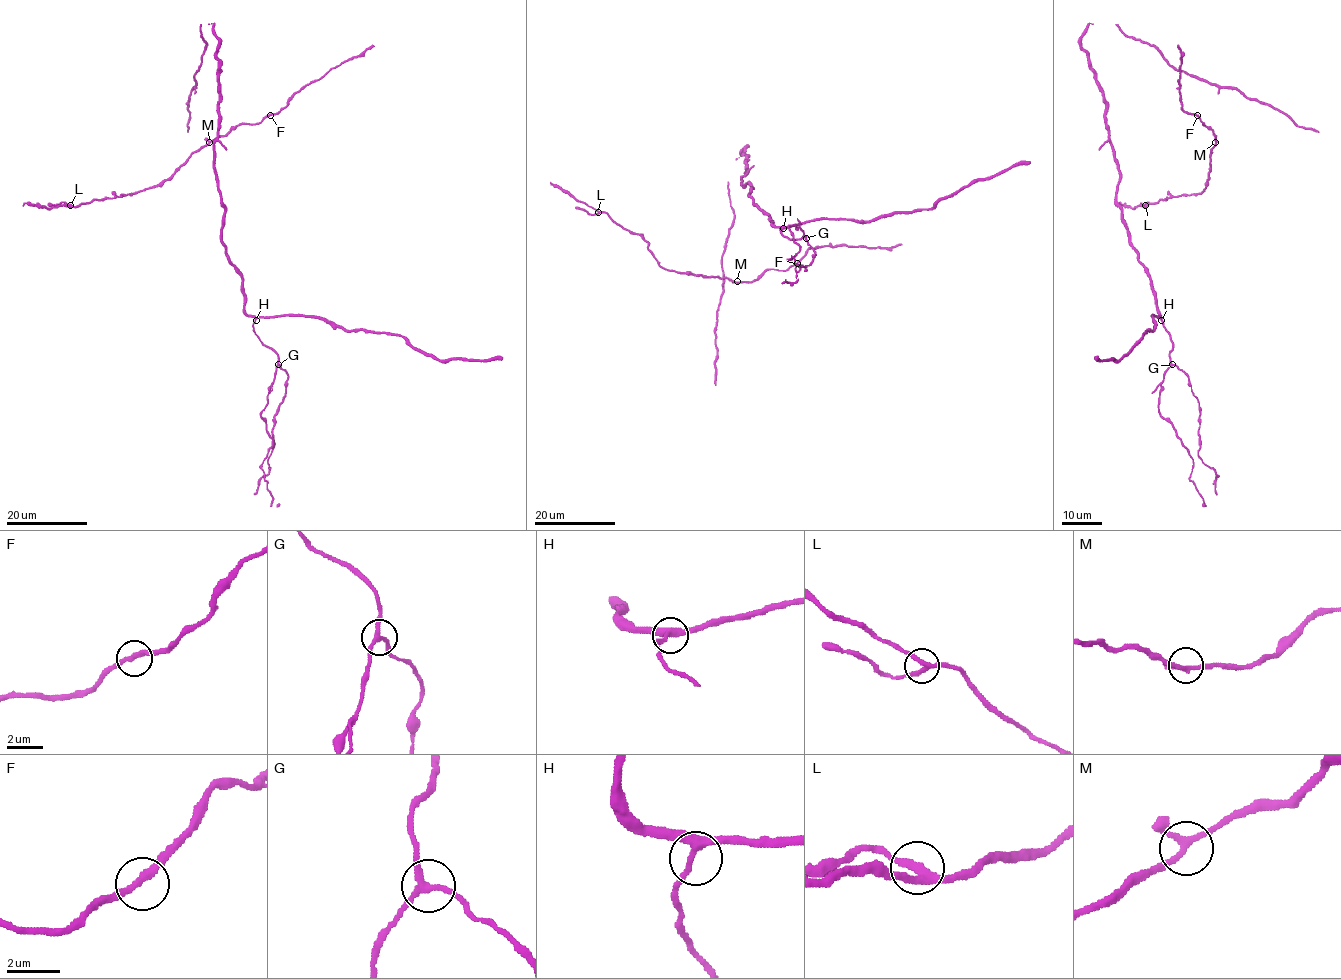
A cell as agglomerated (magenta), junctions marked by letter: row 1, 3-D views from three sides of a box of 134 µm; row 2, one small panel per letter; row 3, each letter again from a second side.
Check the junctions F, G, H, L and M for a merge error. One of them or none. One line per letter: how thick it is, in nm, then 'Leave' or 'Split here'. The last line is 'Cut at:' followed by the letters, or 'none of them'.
F: Thickness 260 nm. Leave
G: Thickness 240 nm. Leave
H: Thickness 280 nm. Leave
L: Thickness 260 nm. Leave
M: Thickness 240 nm. Leave
Cut at: none of them

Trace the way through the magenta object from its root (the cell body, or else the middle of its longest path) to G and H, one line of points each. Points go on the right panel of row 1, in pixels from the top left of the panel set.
G: (1103, 90), (1105, 128), (1119, 172), (1116, 205), (1128, 243), (1150, 278), (1156, 311), (1173, 343), (1172, 364)
H: (1103, 90), (1105, 128), (1119, 172), (1116, 205), (1121, 210), (1128, 243), (1150, 278), (1150, 288), (1161, 320)

